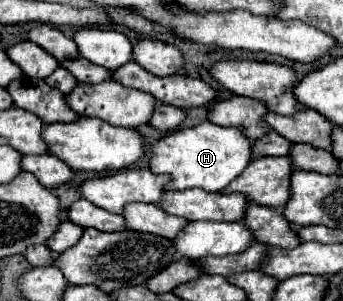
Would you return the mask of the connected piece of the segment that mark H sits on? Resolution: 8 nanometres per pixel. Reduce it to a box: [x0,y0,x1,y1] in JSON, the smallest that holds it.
[148,121,252,191]

